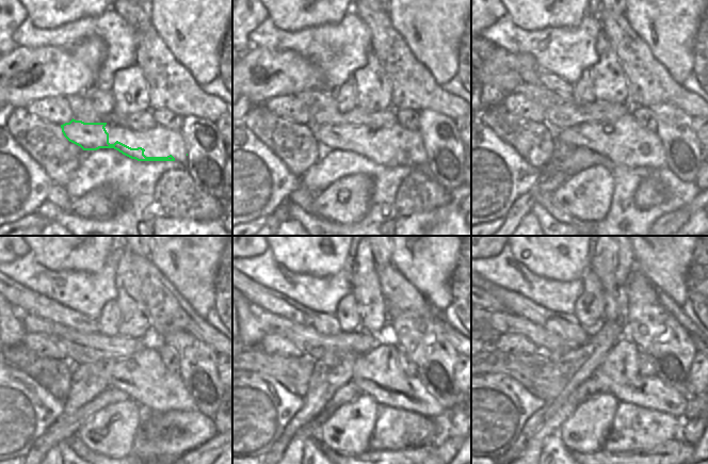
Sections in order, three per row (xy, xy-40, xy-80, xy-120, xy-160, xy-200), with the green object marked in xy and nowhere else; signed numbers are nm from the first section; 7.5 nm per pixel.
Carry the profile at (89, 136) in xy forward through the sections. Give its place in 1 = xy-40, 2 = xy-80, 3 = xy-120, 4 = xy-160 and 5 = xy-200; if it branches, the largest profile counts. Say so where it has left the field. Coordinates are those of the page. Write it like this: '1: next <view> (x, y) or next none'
1: next xy-40 (330, 137)
2: next xy-80 (575, 137)
3: next xy-120 (162, 403)
4: next xy-160 (430, 408)
5: next xy-200 (676, 405)

